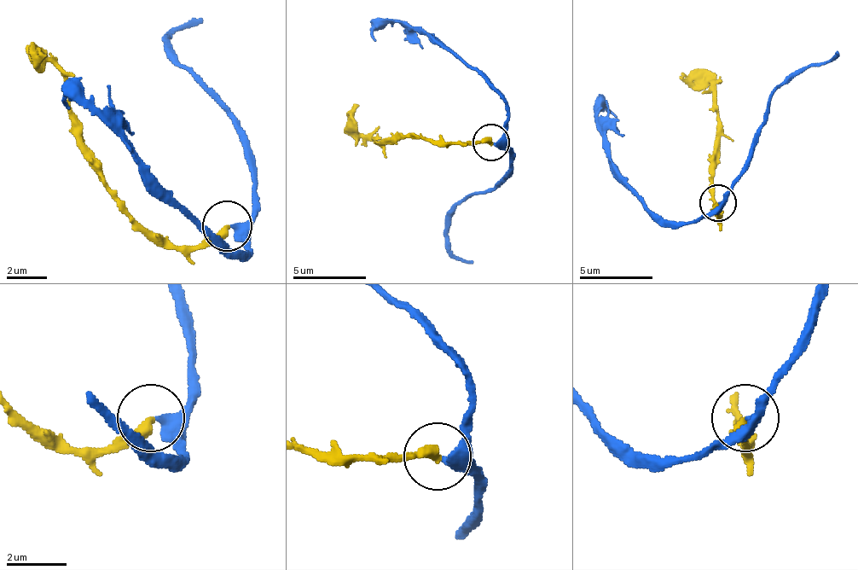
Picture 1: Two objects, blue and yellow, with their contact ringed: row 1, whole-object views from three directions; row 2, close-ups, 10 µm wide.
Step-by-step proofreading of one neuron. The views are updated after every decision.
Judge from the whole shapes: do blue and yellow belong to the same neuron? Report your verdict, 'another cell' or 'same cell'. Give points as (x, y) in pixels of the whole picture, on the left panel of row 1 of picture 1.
same cell

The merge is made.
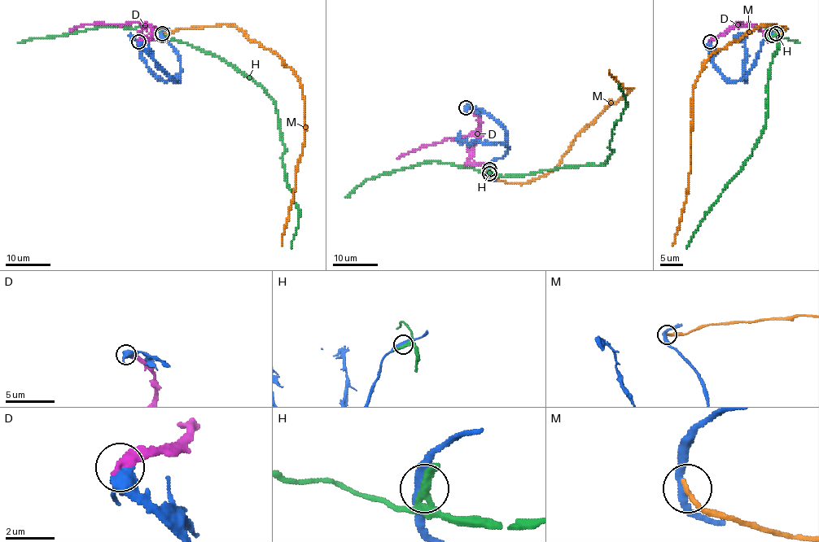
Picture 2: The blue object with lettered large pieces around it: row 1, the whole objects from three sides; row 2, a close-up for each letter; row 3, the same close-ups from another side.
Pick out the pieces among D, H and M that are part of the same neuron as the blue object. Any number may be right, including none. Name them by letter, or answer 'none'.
D

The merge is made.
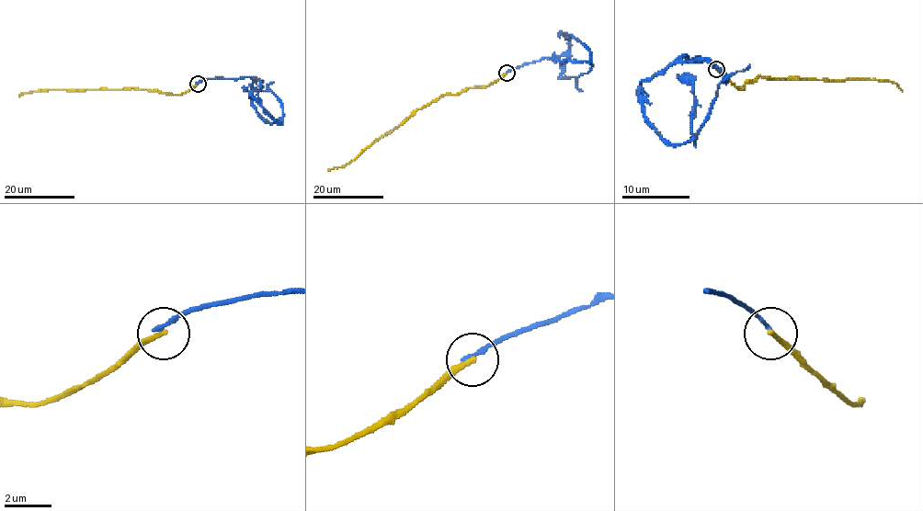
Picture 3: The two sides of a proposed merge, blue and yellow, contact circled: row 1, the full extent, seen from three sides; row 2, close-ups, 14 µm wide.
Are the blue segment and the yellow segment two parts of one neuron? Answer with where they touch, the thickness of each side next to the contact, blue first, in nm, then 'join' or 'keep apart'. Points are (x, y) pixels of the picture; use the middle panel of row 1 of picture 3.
at (507, 73); 180 nm thick on the blue side, 240 nm on the other; keep apart

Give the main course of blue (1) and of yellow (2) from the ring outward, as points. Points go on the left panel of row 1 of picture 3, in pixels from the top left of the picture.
1: (198, 84), (253, 77), (260, 87), (252, 96), (282, 123), (277, 119), (267, 122), (244, 87)
2: (198, 85), (178, 95), (131, 88), (43, 89), (18, 96)

